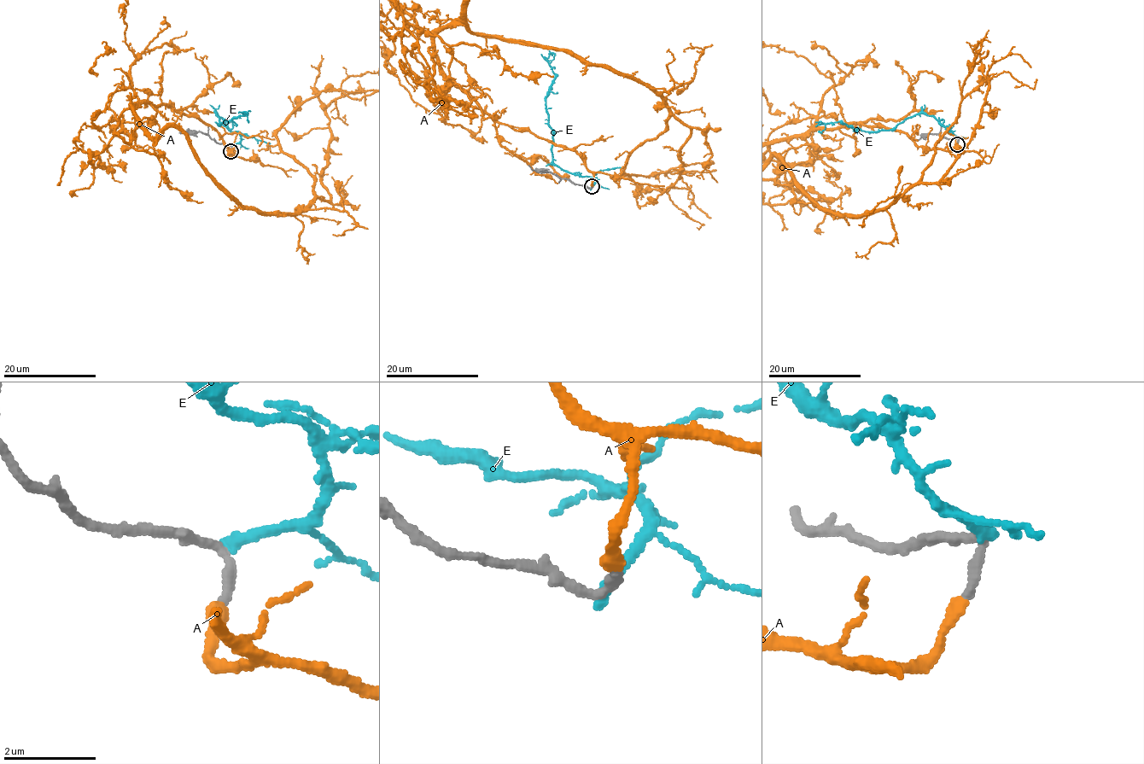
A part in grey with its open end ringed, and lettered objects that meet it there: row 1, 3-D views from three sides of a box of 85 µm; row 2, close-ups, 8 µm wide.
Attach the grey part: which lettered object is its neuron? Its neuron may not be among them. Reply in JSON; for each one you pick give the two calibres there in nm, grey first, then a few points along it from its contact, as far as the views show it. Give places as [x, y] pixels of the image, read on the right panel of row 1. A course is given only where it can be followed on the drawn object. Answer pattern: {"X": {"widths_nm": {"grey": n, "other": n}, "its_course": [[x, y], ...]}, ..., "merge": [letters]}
{"A": {"widths_nm": {"grey": 200, "other": 280}}, "merge": ["A"]}

